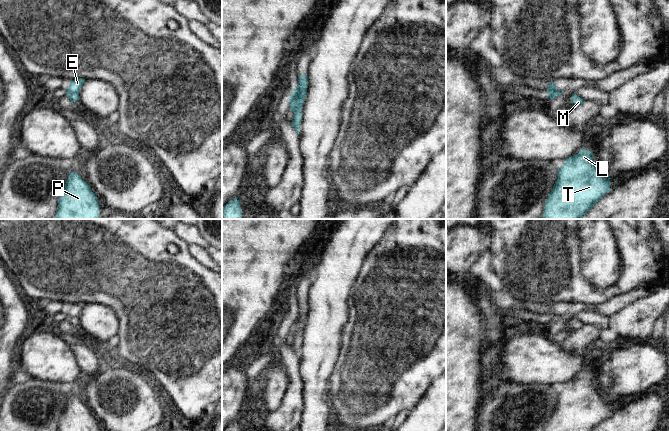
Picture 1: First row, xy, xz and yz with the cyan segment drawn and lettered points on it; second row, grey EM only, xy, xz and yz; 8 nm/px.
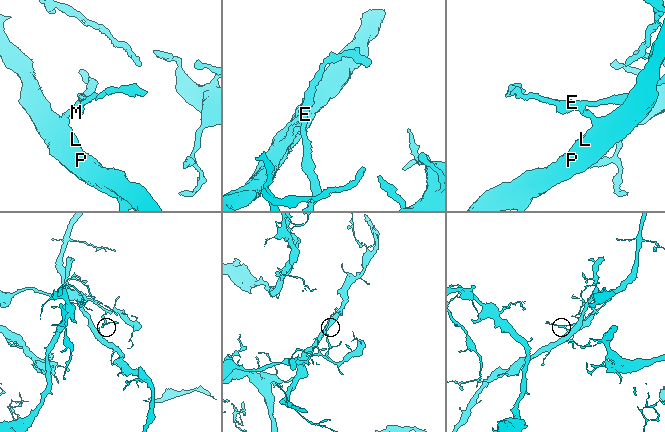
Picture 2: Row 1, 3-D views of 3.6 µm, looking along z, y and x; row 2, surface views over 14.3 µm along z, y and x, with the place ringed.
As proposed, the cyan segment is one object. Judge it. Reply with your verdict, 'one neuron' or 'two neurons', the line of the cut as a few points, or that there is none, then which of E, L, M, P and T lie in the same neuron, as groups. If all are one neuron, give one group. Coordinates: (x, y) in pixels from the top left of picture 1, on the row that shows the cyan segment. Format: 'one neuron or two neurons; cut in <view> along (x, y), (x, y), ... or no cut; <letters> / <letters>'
two neurons; cut in xz along (298, 86), (298, 96), (290, 100); E / L M P T

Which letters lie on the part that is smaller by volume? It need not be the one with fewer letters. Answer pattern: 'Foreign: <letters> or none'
Foreign: L, M, P, T

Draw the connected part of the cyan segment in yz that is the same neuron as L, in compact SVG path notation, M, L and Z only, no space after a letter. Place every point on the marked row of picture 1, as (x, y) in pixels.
M580 149L577 155L565 159L563 166L560 169L558 169L558 179L551 193L548 195L547 201L544 206L542 219L579 219L580 217L585 215L600 199L602 199L606 193L609 193L611 191L610 179L611 178L609 176L607 179L605 179L600 169L594 164L593 154L589 150Z

